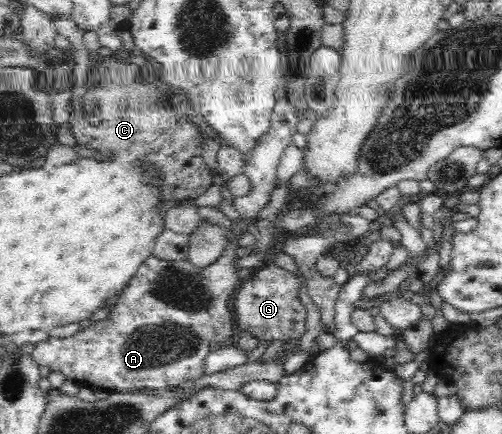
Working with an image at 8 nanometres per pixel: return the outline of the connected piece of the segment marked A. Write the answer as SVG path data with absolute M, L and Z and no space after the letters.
M283 84L277 90L277 105L275 105L273 109L273 115L271 116L271 131L265 135L265 137L261 137L258 139L257 145L247 153L244 153L244 159L247 159L247 163L244 166L244 173L247 178L249 178L249 182L251 183L251 190L244 197L235 197L231 202L233 207L237 210L238 219L231 220L231 227L227 229L226 232L226 241L225 247L219 255L219 259L215 259L212 263L209 263L207 267L196 267L193 265L193 262L188 259L183 259L179 261L169 261L159 259L158 257L149 256L140 266L139 269L135 272L135 275L127 282L127 285L121 290L119 294L119 298L117 299L115 305L109 308L109 313L105 319L99 322L91 322L91 325L87 329L81 329L77 331L75 335L71 335L65 338L58 338L49 336L45 341L38 342L34 344L34 349L32 353L32 358L35 360L35 363L39 365L47 365L50 367L51 371L61 371L63 375L65 375L66 379L75 380L77 383L85 385L85 387L89 387L97 390L104 390L108 393L129 393L135 391L144 391L145 389L157 389L159 391L166 391L169 389L173 389L177 386L180 386L186 381L193 381L198 378L202 378L206 374L204 373L204 363L205 357L209 355L209 345L211 343L222 343L229 344L229 339L234 335L233 326L234 326L234 314L232 310L232 306L230 305L231 297L234 296L235 289L238 288L238 285L241 284L241 279L239 278L237 271L239 269L238 261L240 260L240 256L237 255L236 250L241 246L239 241L242 237L248 232L248 229L251 225L256 225L256 218L259 215L259 212L270 203L272 193L277 188L276 179L277 179L277 166L279 165L281 155L285 151L285 147L292 143L293 135L297 132L297 124L301 119L301 114L299 114L299 110L293 107L293 105L289 104L289 99L287 98L287 91L285 91L285 87Z

